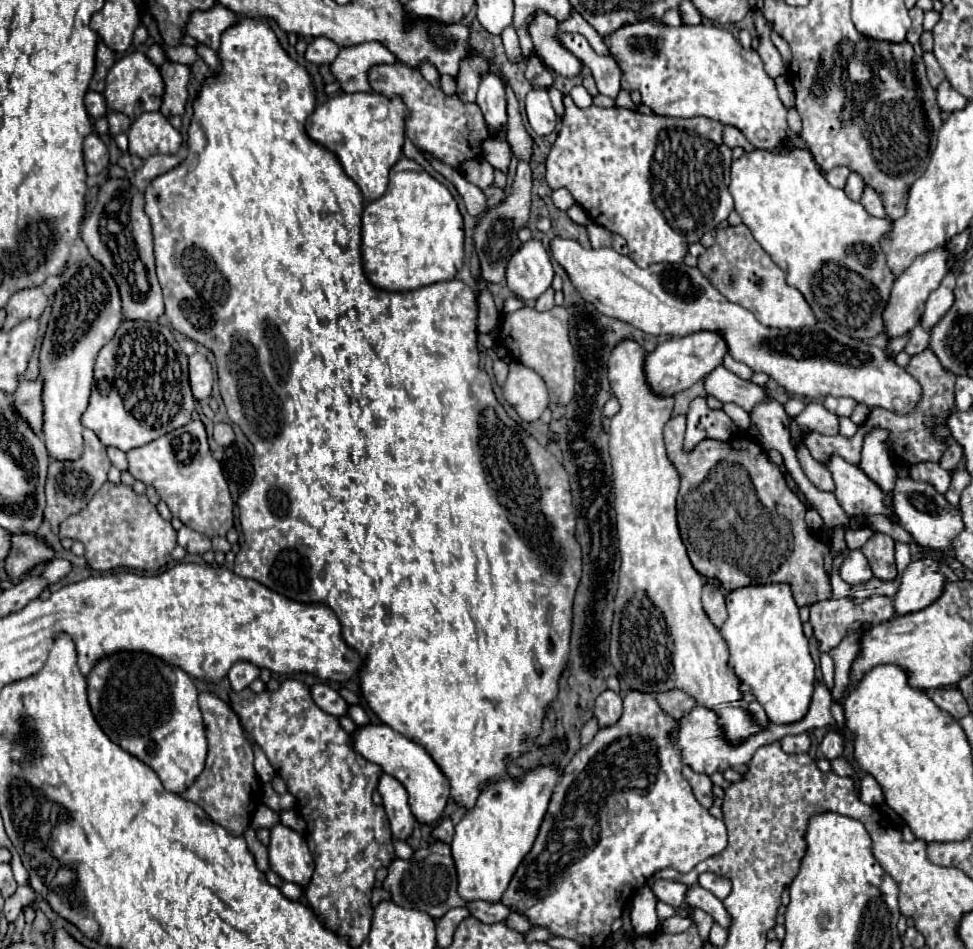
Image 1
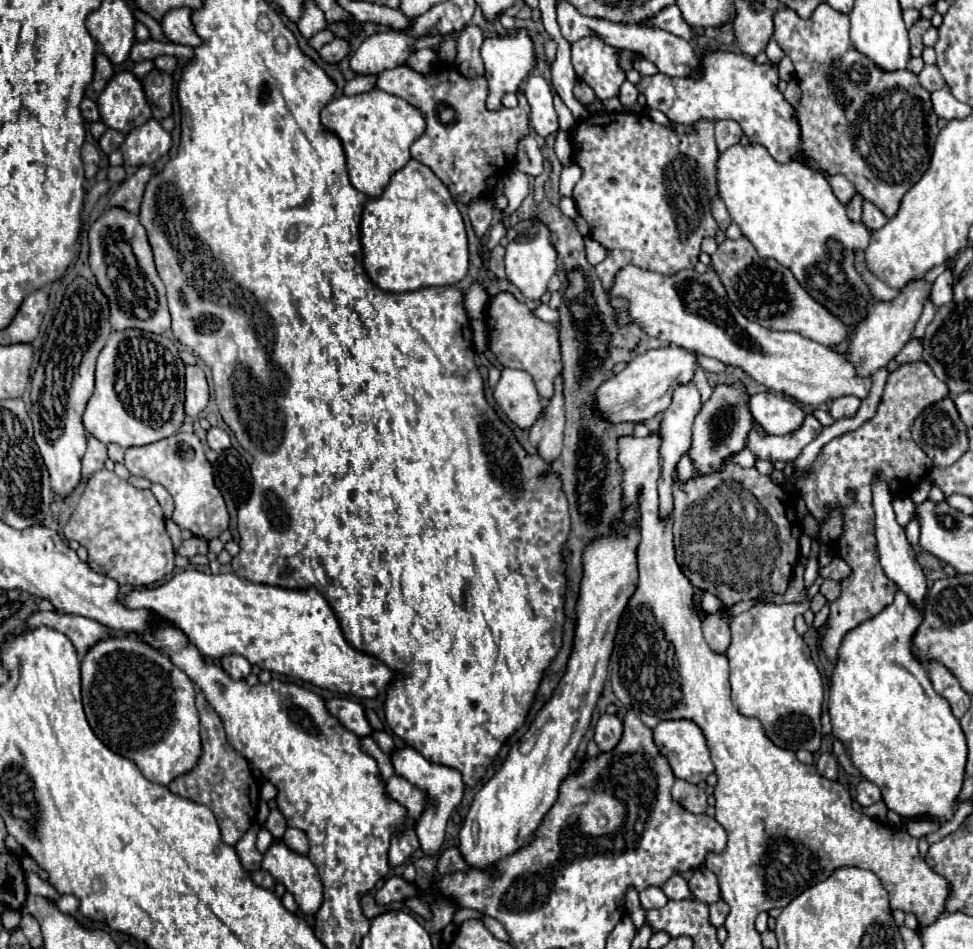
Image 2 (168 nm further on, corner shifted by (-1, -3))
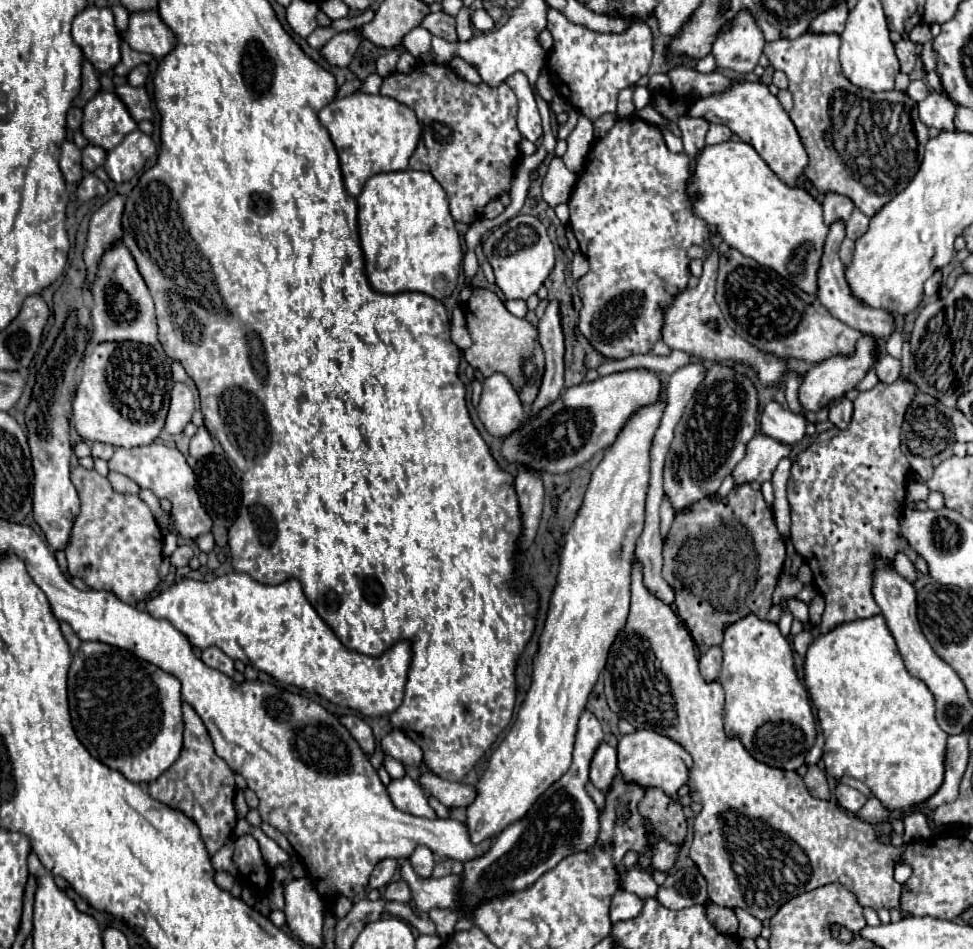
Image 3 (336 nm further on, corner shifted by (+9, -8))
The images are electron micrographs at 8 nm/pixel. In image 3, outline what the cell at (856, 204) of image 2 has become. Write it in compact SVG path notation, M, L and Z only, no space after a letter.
M835 221L829 229L829 235L827 235L827 241L825 241L825 249L823 249L823 259L821 259L821 271L819 271L819 291L817 291L817 297L819 301L829 309L829 313L833 317L837 317L839 321L847 323L849 327L861 331L861 333L867 333L867 335L873 335L877 341L885 341L891 331L893 331L893 319L889 317L887 311L883 309L875 309L875 307L869 307L867 303L863 303L861 299L857 299L845 279L845 267L839 259L839 245L841 241L845 239L845 221Z

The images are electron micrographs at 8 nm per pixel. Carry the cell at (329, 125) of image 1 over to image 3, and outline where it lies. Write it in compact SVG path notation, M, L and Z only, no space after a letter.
M353 93L343 99L335 99L319 111L319 121L329 131L337 147L345 189L353 197L361 193L371 175L407 169L409 157L421 137L421 125L415 113L403 103L383 95Z

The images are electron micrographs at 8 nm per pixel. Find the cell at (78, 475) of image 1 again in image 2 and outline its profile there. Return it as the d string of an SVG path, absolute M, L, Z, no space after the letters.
M91 438L87 444L87 452L83 458L83 478L89 480L89 476L103 468L103 462L107 458L107 448L97 438Z

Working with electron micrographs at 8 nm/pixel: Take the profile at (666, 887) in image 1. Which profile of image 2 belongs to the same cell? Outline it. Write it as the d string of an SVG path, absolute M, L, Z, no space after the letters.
M651 886L651 888L647 888L647 890L641 890L641 892L639 892L639 900L641 900L643 910L663 908L663 906L667 904L667 896L665 896L663 890L657 888L657 886Z

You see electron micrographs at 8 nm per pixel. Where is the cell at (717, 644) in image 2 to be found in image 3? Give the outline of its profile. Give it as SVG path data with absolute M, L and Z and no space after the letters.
M719 645L709 647L705 653L699 655L701 675L703 675L707 681L715 681L715 679L719 677L719 671L721 671L721 661L723 661L721 647L719 647Z

